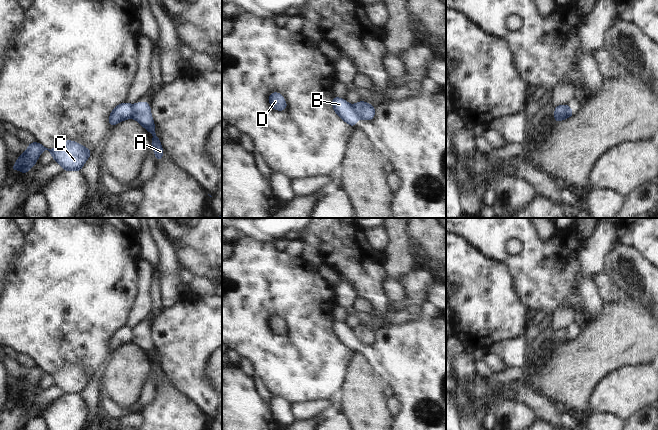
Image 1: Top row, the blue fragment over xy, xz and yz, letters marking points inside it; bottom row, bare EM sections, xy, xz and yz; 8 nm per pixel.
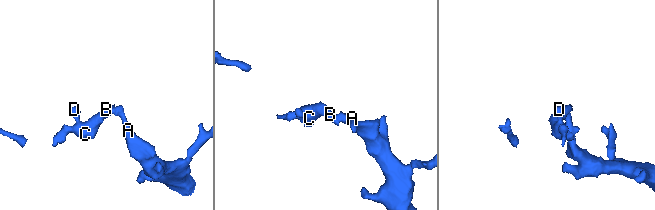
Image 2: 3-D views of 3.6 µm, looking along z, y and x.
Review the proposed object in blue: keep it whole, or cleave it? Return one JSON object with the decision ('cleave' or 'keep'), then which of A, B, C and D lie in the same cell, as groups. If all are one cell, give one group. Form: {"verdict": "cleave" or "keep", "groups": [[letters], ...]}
{"verdict": "cleave", "groups": [["A"], ["B", "C", "D"]]}

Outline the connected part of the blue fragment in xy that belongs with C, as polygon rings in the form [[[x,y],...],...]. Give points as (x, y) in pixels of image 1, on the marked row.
[[[70,140],[64,141],[54,149],[31,142],[27,150],[17,158],[16,164],[11,167],[12,172],[19,169],[20,172],[26,174],[37,163],[37,159],[44,150],[48,150],[54,160],[66,171],[80,171],[92,154],[88,148]]]

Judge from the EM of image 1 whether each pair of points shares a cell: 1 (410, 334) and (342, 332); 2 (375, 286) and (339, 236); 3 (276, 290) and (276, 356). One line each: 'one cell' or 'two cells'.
1: one cell
2: one cell
3: one cell

